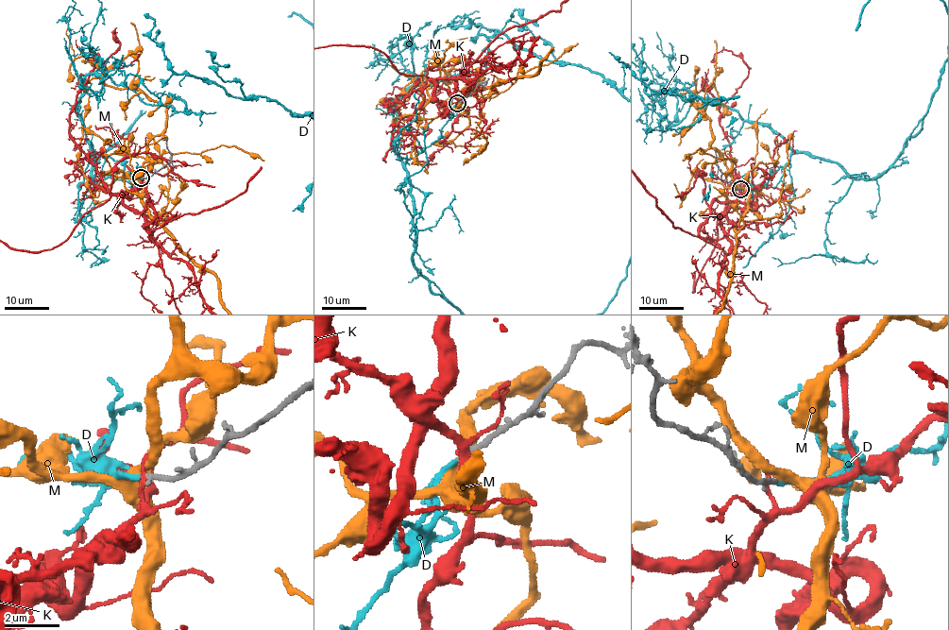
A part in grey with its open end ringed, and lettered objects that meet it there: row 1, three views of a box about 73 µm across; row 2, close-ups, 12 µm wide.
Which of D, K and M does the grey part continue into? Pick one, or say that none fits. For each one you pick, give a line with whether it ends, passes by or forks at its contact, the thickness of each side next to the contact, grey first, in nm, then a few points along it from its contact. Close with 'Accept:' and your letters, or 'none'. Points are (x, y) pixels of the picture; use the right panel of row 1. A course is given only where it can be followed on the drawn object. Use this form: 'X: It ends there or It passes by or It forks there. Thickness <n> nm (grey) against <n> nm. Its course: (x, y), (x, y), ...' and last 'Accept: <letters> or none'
D: It ends there. Thickness 200 nm (grey) against 180 nm
Accept: D

